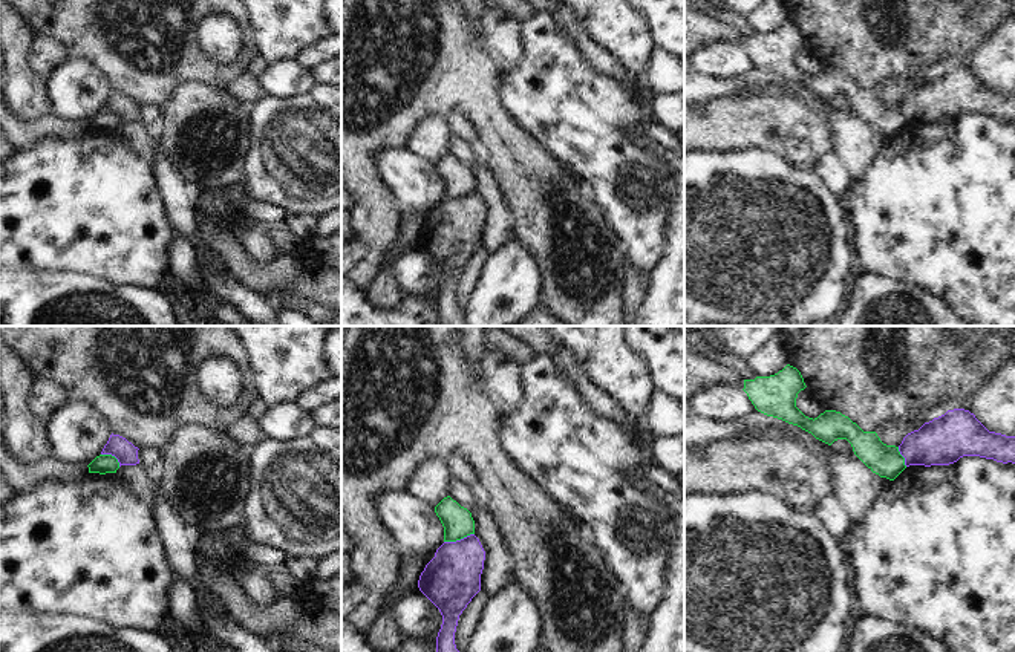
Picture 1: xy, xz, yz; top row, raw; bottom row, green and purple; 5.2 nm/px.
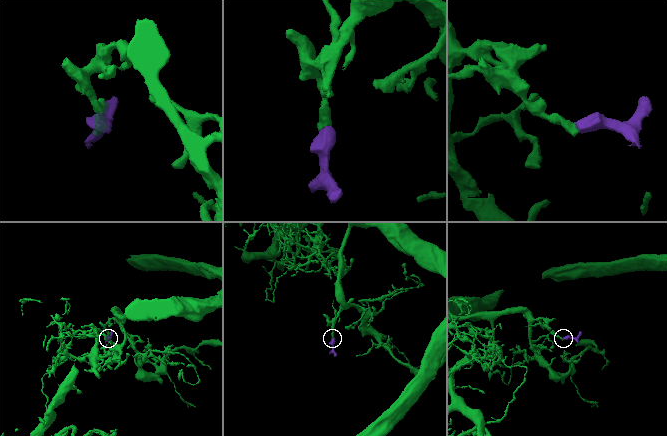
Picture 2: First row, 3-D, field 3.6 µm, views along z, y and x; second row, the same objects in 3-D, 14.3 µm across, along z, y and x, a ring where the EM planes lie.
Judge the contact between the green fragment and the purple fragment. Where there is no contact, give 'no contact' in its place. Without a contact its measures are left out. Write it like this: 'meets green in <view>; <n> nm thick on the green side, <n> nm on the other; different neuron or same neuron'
meets green in xz; 160 nm thick on the green side, 300 nm on the other; different neuron

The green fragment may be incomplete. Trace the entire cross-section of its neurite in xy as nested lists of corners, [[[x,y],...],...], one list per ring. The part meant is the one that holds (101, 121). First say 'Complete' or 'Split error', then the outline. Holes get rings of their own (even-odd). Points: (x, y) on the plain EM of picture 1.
Complete. [[[100,112],[87,124],[89,130],[106,132],[106,130],[116,130],[116,127],[119,126],[119,119],[112,112]]]

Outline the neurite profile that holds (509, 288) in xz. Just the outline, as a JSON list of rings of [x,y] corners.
[[[507,240],[487,256],[464,308],[465,326],[517,326],[539,303],[542,279],[527,251]]]

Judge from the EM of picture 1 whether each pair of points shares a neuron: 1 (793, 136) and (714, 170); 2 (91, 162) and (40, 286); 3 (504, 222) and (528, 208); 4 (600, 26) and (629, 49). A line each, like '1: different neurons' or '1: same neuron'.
1: different neurons
2: different neurons
3: different neurons
4: same neuron

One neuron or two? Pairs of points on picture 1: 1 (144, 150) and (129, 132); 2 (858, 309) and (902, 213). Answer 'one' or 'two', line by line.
1: one
2: two

